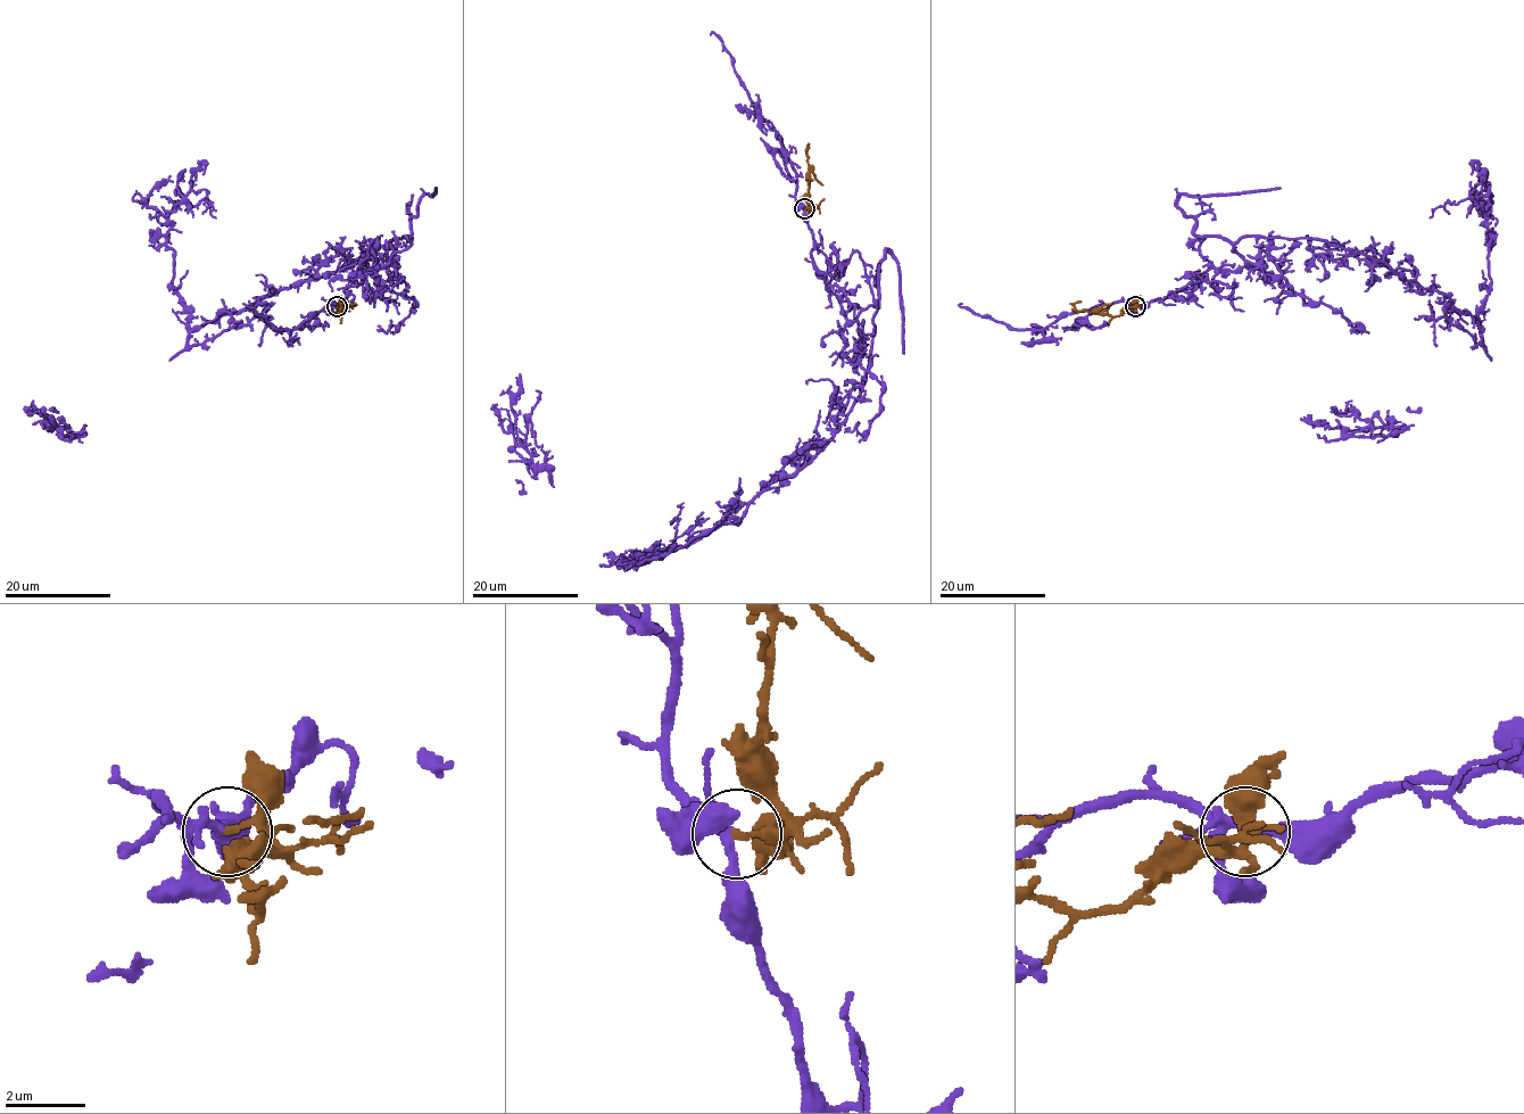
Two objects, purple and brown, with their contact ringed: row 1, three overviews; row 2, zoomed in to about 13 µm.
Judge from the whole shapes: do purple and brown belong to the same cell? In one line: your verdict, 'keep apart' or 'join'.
join

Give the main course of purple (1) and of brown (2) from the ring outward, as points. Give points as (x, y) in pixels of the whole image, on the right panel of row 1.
1: (1135, 306), (1240, 270), (1242, 237), (1309, 239), (1382, 260), (1480, 326), (1490, 360), (1414, 425), (1300, 419)
2: (1135, 306), (1110, 316), (1078, 312), (1074, 305), (1081, 300)

